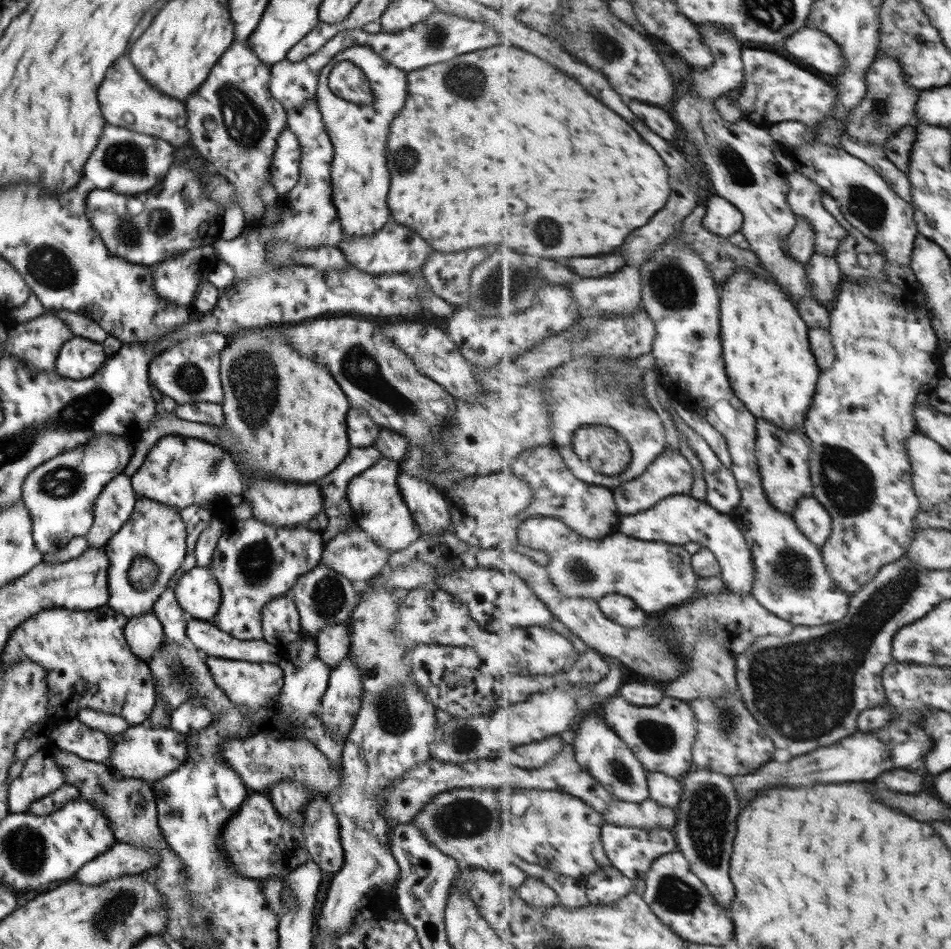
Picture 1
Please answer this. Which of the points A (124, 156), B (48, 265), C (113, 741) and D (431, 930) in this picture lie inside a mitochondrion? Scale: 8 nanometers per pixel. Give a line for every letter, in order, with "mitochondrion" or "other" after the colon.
A: mitochondrion
B: mitochondrion
C: other
D: other

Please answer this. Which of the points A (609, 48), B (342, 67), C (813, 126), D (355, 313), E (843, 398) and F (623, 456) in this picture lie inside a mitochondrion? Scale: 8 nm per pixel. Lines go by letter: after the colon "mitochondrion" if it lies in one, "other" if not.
A: mitochondrion
B: mitochondrion
C: other
D: other
E: other
F: mitochondrion

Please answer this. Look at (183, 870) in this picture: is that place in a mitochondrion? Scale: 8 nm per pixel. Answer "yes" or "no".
no

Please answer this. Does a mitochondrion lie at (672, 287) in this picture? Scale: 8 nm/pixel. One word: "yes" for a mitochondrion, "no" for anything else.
yes

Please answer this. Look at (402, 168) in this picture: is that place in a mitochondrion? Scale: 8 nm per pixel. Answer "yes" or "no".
yes

